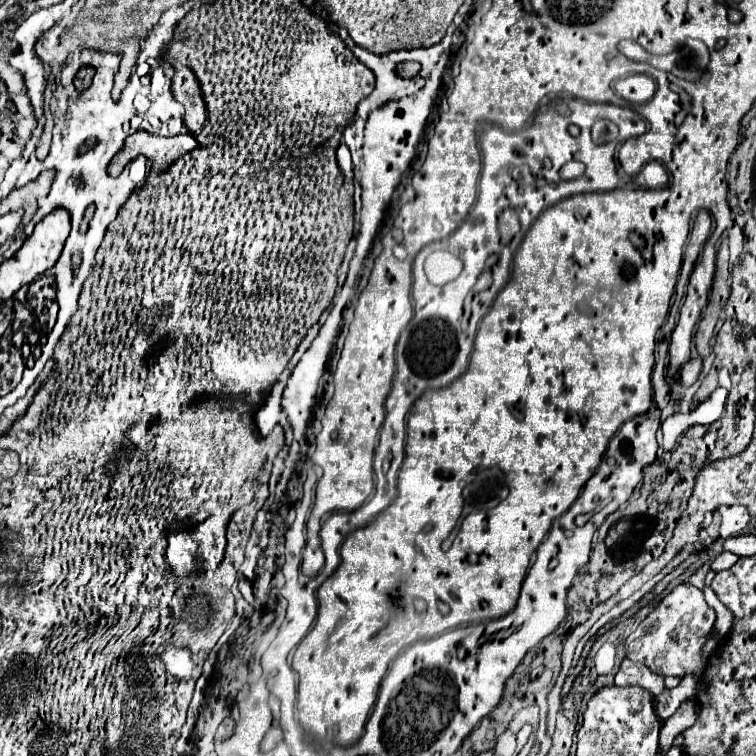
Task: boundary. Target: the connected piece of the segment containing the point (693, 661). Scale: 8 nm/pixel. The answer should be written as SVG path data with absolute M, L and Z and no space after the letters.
M681 584L665 596L643 620L643 624L625 640L627 658L645 664L655 674L683 678L701 668L703 662L699 662L699 654L703 648L703 638L707 638L713 626L715 610L705 602L703 592L691 584Z

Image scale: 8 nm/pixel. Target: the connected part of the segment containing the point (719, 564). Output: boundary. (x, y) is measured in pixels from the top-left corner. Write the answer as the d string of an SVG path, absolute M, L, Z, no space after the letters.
M721 552L721 554L715 558L715 562L711 564L711 568L713 568L715 572L721 572L721 570L725 570L725 568L731 568L737 560L739 560L739 556L735 556L735 554L731 554L731 552Z

